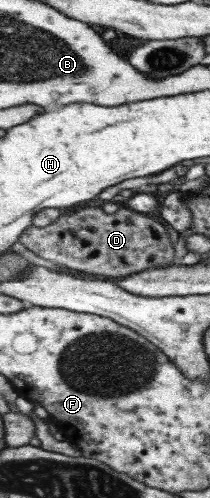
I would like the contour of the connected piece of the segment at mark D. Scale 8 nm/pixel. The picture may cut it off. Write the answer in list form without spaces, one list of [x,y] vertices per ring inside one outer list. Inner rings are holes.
[[[84,207],[71,215],[61,215],[46,227],[30,225],[18,242],[38,257],[98,277],[116,278],[154,268],[170,263],[175,254],[166,226],[129,207],[114,213],[106,213],[100,207]]]

